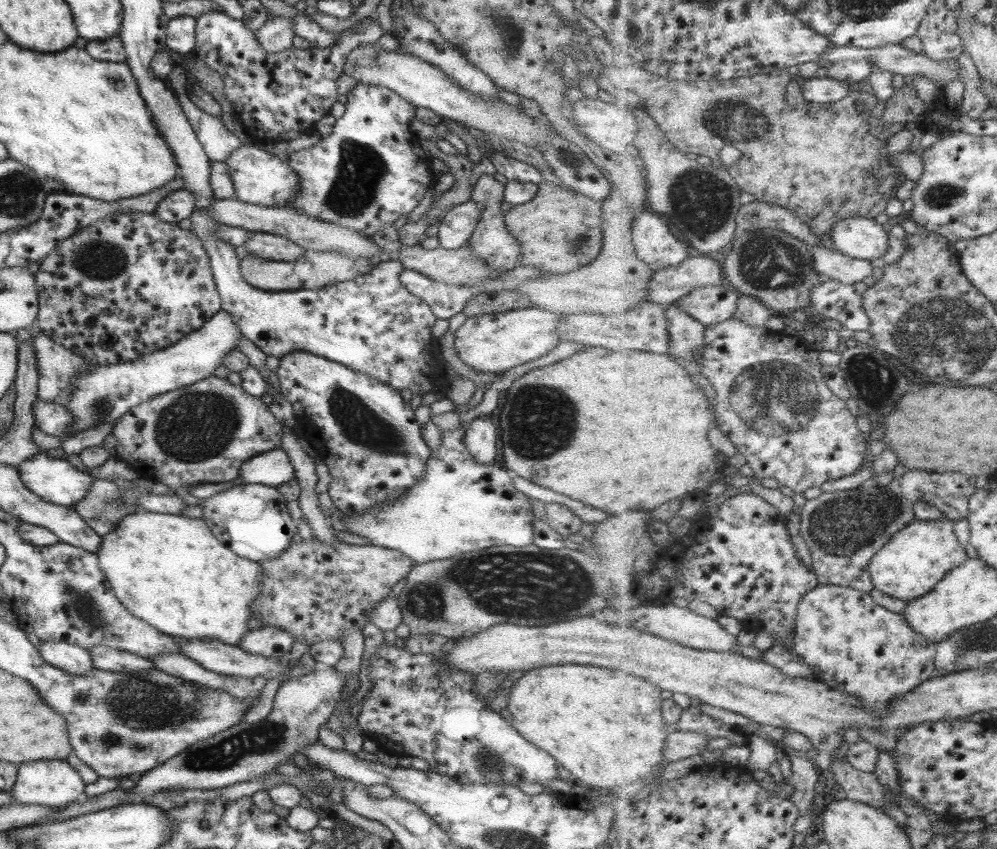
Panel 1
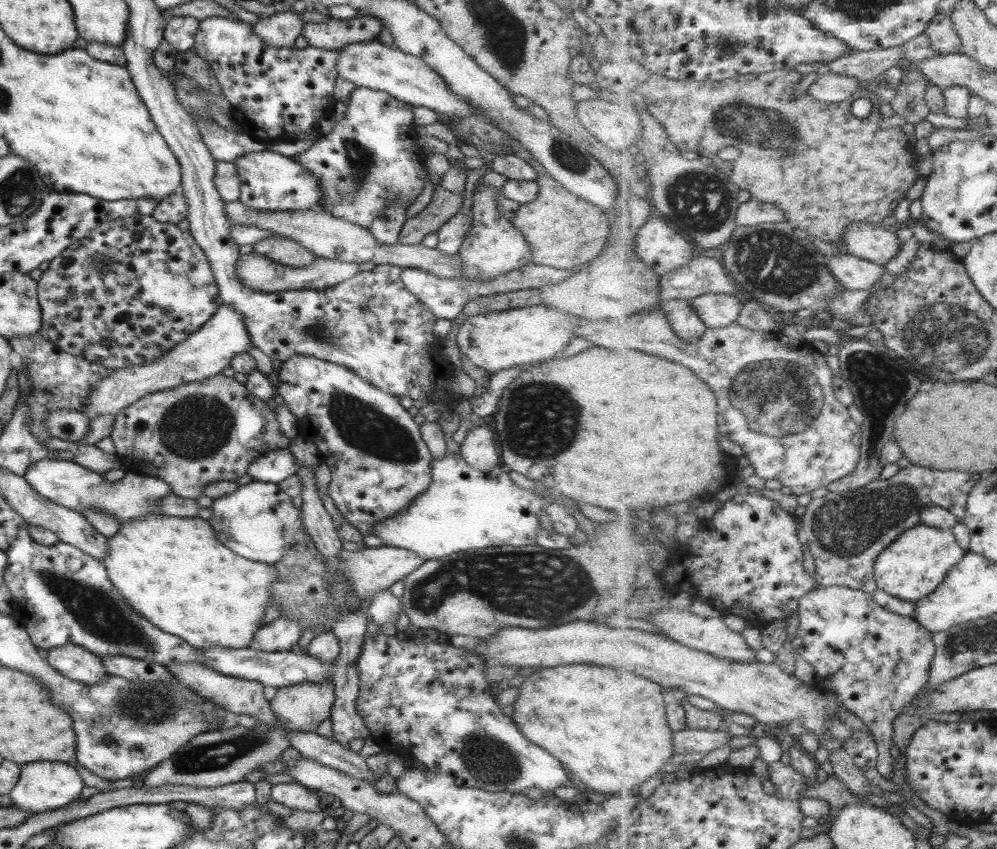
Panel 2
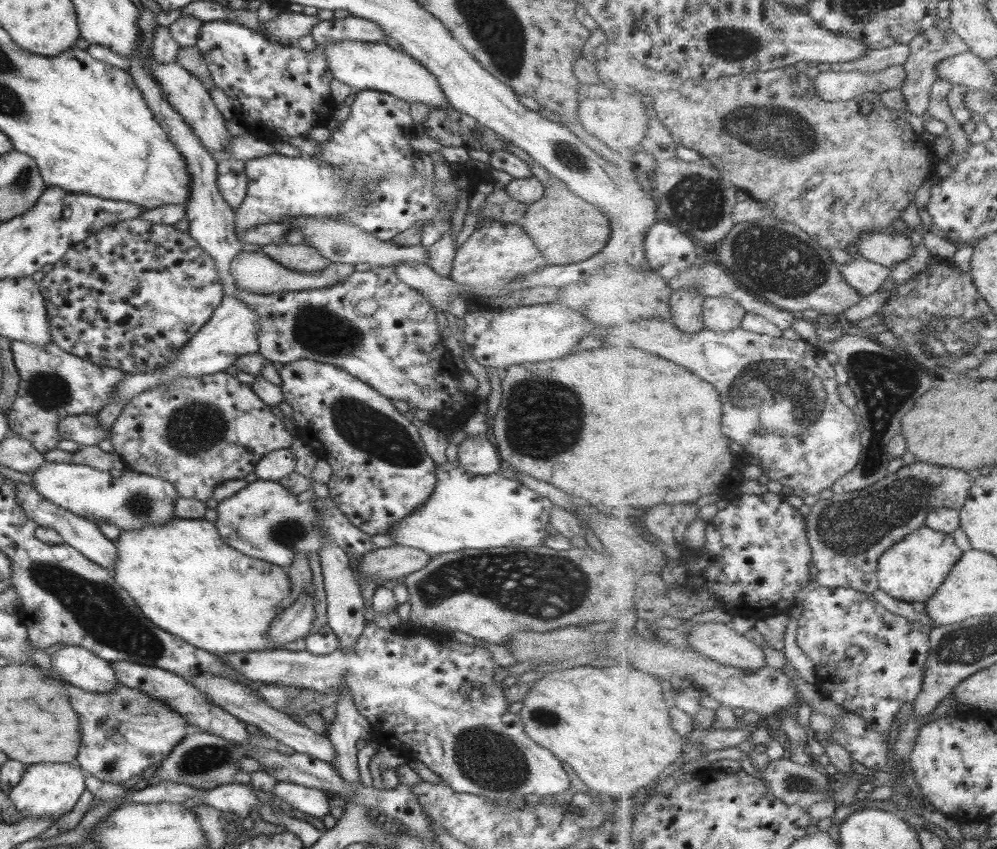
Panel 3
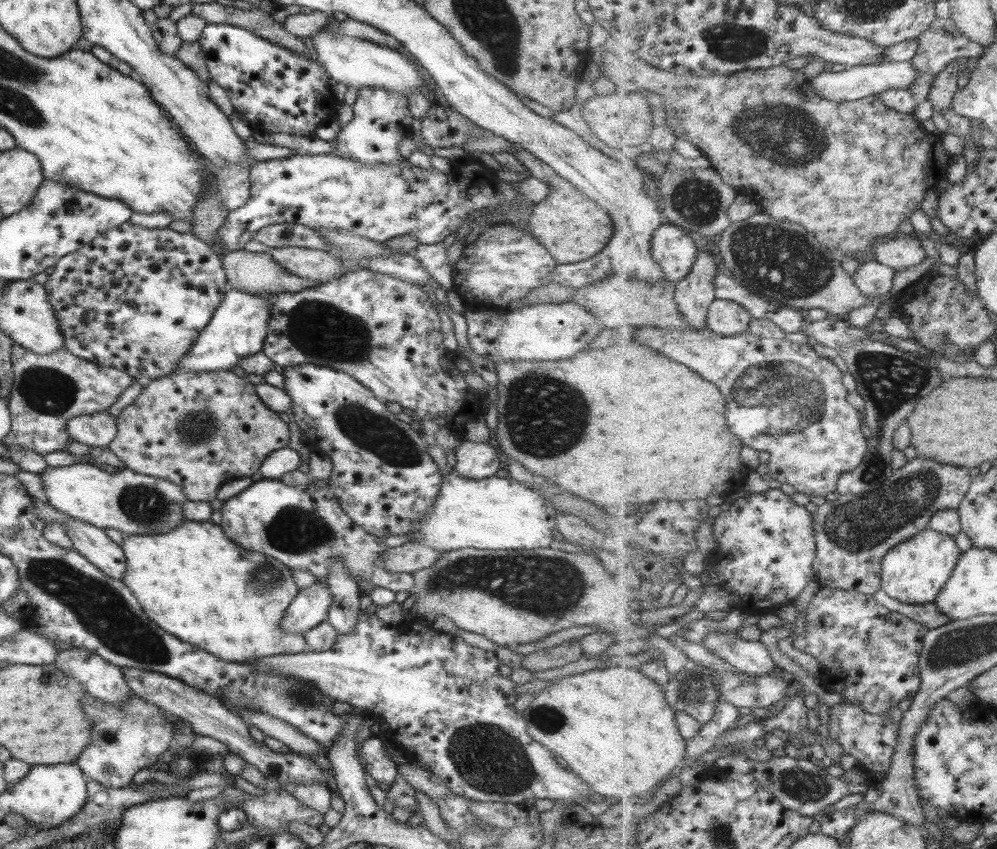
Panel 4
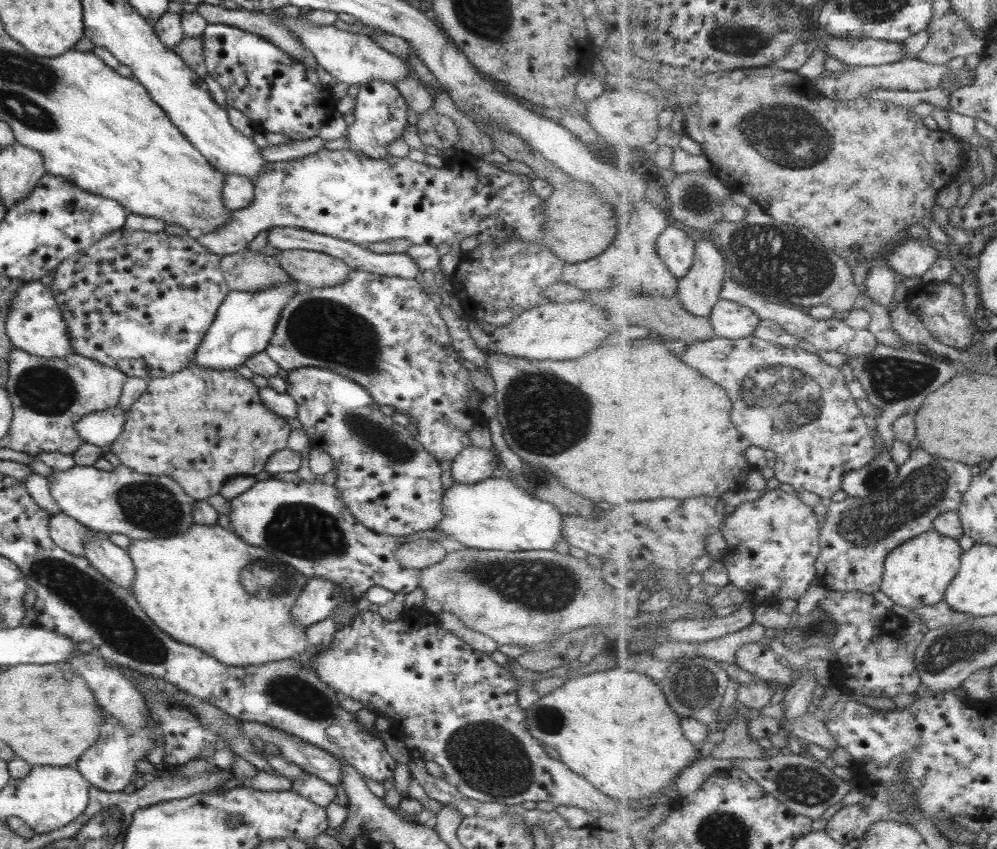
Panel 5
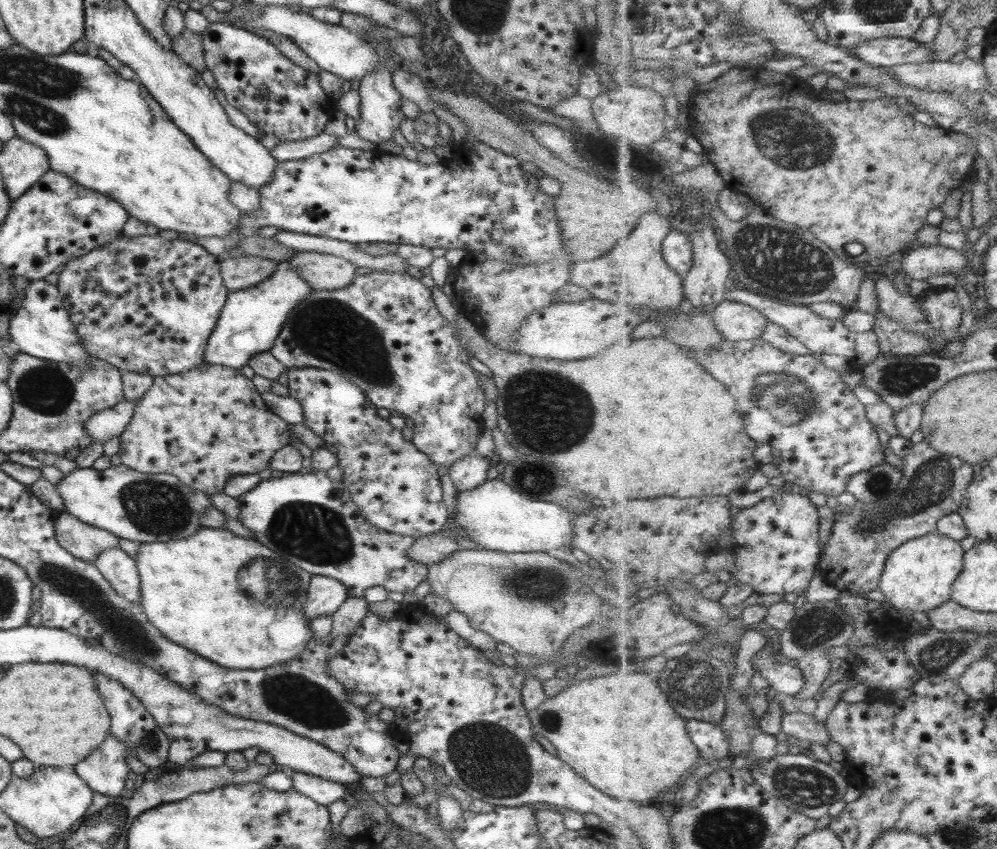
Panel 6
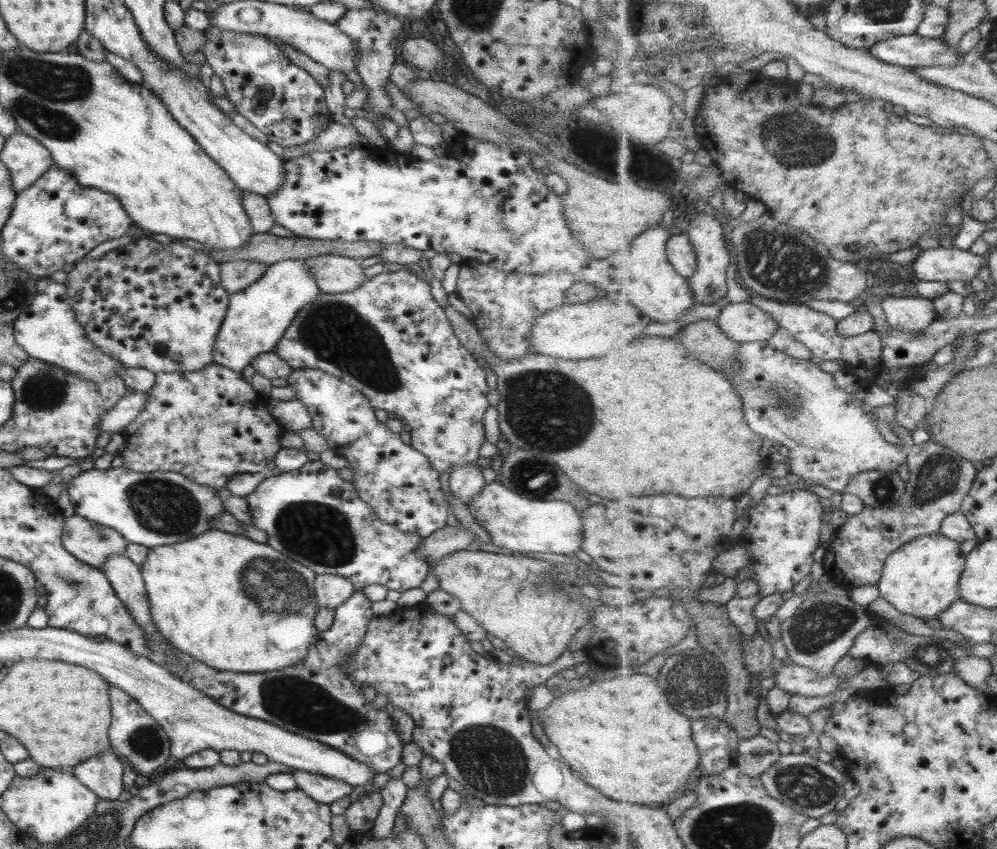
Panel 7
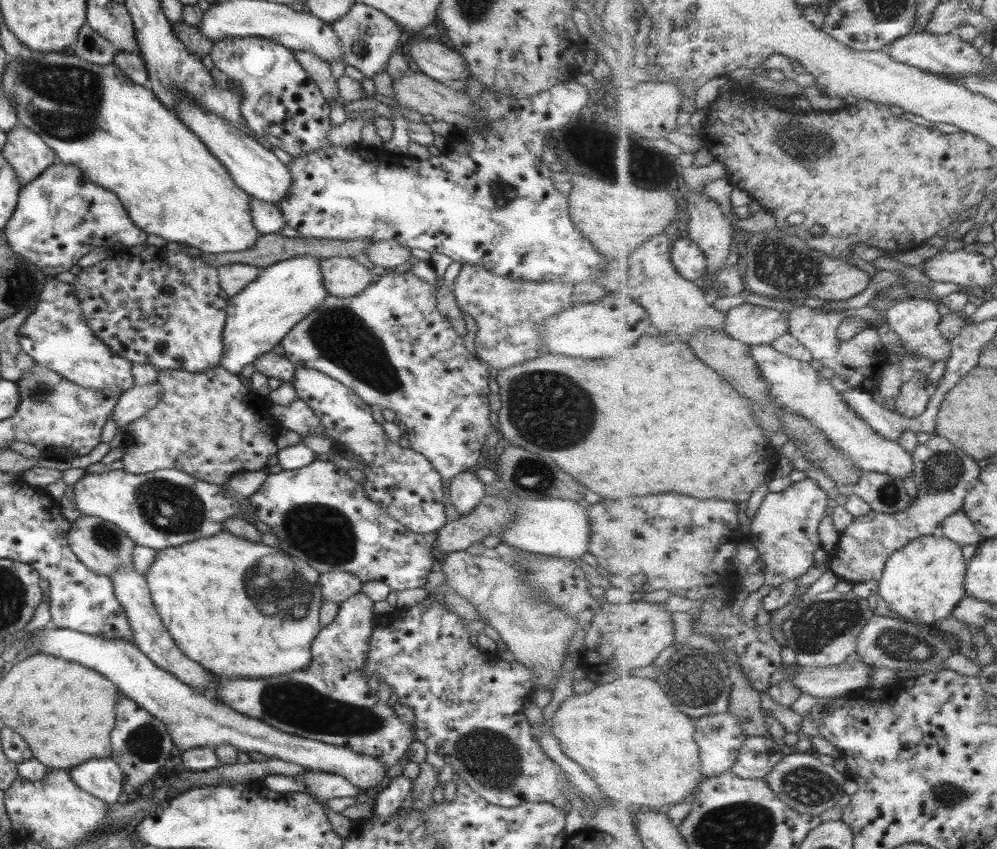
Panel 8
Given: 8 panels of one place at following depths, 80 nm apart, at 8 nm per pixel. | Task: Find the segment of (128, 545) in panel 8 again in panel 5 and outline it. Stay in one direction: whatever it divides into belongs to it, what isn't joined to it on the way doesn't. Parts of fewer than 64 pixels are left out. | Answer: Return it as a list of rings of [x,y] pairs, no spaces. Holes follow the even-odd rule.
[[[59,512],[50,515],[48,520],[48,535],[51,537],[53,544],[56,544],[61,550],[75,556],[84,556],[84,544],[82,542],[93,535],[108,538],[106,533],[91,531],[76,520]]]

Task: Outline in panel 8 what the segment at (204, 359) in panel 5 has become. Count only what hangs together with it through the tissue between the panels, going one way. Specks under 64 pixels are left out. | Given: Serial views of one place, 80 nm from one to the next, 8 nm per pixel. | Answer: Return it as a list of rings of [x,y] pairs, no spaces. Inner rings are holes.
[[[307,255],[277,261],[262,269],[258,278],[241,292],[228,297],[219,362],[227,372],[236,375],[245,364],[271,351],[306,312],[311,312],[328,295],[321,283],[318,260]]]

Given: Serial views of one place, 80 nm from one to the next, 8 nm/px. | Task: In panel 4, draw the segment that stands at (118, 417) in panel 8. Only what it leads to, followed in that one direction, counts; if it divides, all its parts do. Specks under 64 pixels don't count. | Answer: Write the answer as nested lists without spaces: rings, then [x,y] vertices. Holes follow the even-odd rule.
[[[106,412],[75,416],[65,422],[65,432],[70,440],[95,447],[108,445],[115,436],[115,417]]]

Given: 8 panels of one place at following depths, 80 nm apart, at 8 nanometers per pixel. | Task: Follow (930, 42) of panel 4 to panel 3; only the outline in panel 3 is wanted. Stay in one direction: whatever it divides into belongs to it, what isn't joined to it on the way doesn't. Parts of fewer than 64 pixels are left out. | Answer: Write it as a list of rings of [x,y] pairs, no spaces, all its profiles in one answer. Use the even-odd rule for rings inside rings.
[[[938,26],[931,27],[928,31],[916,36],[911,43],[911,54],[904,64],[907,78],[900,88],[903,91],[906,102],[906,110],[909,118],[920,121],[921,116],[929,108],[929,98],[932,96],[933,83],[938,79],[936,66],[943,60],[958,54],[971,51],[969,45],[952,28],[942,30]]]

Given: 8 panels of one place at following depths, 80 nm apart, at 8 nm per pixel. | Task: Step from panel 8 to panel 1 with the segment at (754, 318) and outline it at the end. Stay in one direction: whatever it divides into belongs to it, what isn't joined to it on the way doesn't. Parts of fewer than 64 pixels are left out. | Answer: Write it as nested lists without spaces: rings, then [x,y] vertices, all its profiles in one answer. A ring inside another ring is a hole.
[[[705,286],[675,303],[695,320],[711,326],[735,317],[739,300],[740,294],[730,286]]]

